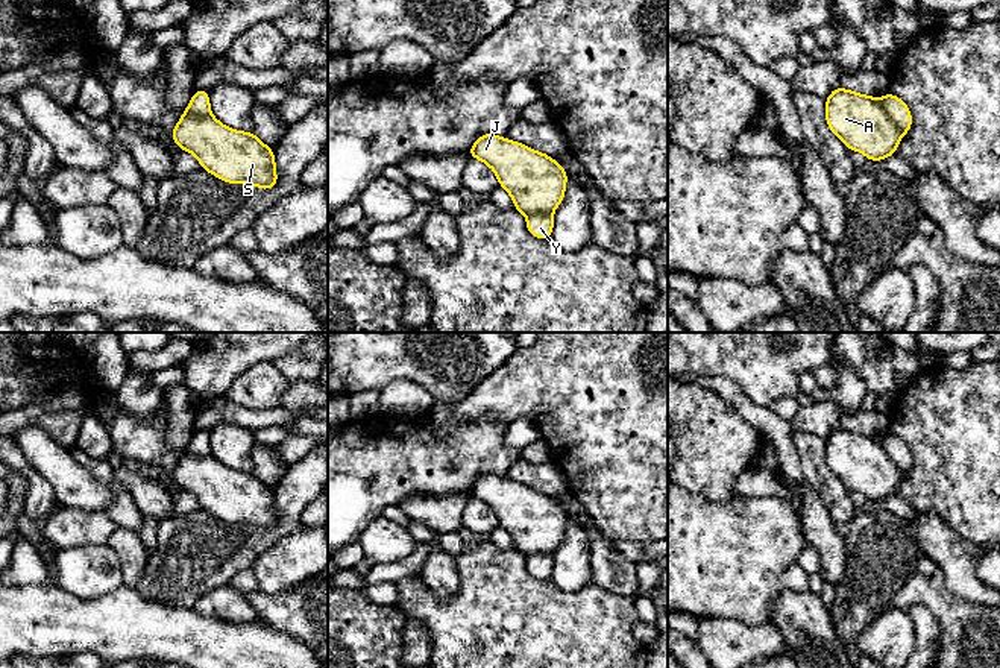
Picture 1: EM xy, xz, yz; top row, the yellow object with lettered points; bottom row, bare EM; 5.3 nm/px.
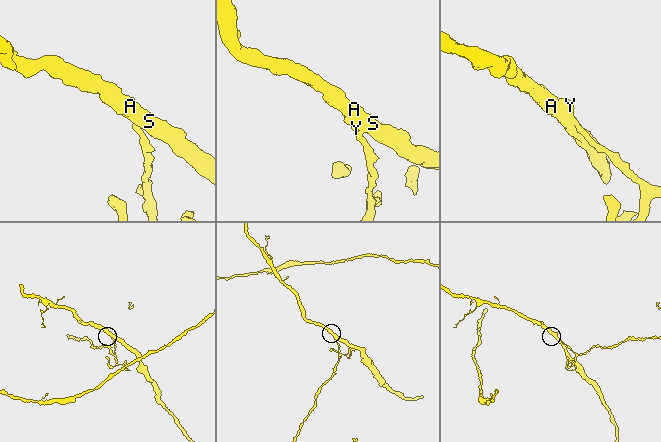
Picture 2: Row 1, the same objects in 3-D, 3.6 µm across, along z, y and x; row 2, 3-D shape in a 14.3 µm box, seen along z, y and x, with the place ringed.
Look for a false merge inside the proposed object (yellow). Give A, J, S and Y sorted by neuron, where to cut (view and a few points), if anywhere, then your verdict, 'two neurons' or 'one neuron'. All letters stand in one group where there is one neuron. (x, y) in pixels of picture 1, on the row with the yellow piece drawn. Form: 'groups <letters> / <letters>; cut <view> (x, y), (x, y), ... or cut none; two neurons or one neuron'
groups A J S / Y; cut yz (871, 97), (882, 107), (902, 134); two neurons

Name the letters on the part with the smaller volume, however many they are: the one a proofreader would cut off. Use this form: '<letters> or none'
Y

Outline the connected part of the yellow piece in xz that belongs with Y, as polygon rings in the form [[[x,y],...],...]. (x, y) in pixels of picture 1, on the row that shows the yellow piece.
[[[533,214],[527,217],[527,231],[540,240],[549,240],[554,229],[554,219],[551,214]]]

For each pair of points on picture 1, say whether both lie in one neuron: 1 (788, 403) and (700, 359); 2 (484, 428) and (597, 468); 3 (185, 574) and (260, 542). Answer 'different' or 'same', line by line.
1: different
2: different
3: same

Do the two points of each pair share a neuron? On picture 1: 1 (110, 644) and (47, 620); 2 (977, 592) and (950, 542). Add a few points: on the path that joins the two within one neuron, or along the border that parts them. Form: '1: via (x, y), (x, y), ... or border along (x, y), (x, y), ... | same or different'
1: via (94, 629), (91, 626), (62, 624) | same
2: via (965, 580), (959, 574), (958, 560), (953, 554) | same

